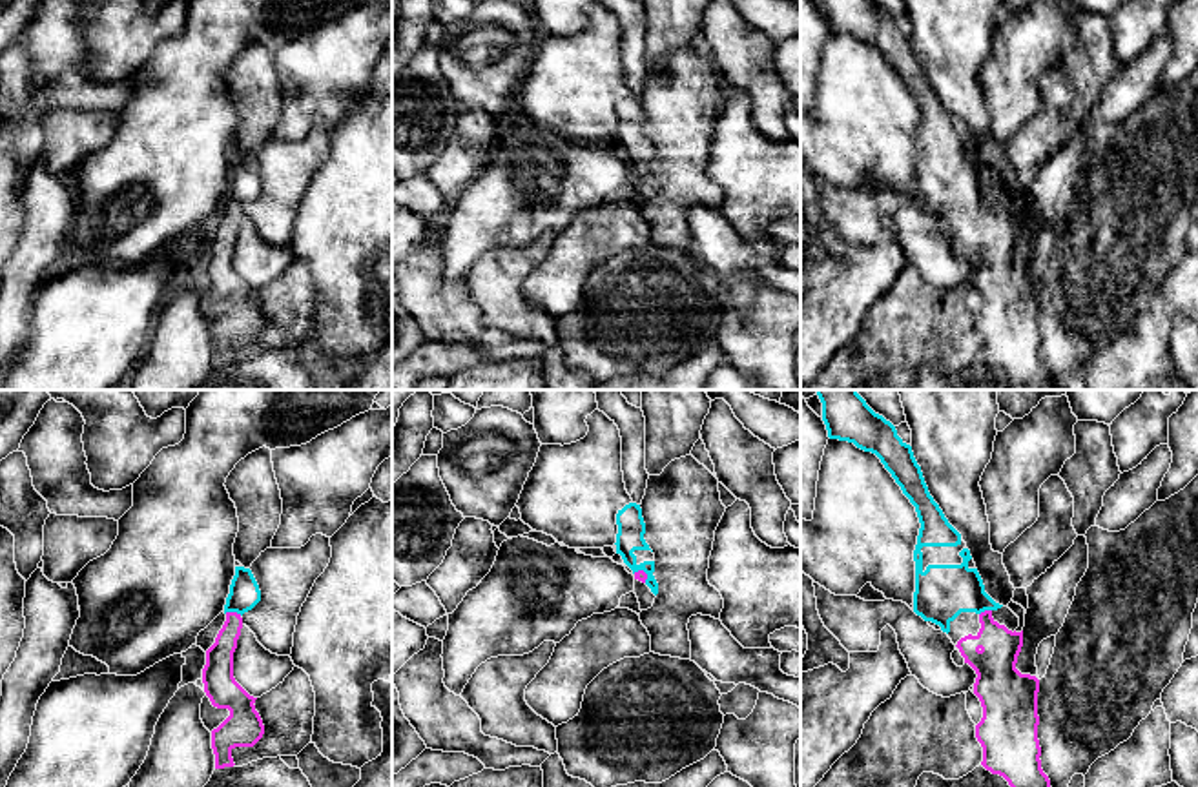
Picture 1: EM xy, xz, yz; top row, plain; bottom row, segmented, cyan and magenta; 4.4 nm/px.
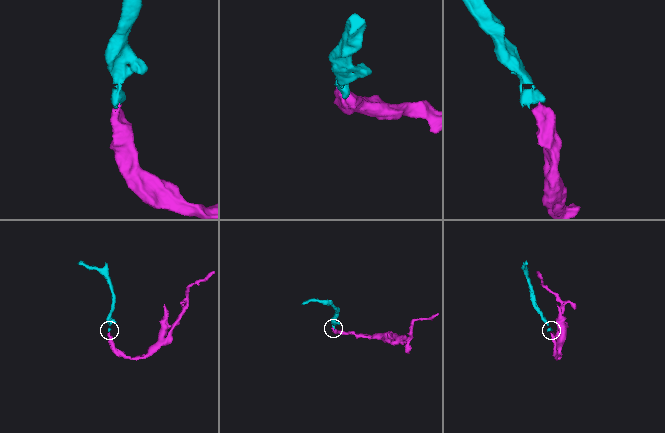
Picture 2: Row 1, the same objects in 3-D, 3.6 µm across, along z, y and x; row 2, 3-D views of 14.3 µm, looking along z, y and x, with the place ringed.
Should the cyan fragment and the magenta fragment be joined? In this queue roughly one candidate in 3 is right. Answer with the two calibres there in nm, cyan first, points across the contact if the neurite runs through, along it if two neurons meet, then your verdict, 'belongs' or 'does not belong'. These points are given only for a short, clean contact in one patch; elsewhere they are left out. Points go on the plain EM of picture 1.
140/130 nm | across xy (245, 186), (234, 203), (234, 215), (219, 250) | belongs

